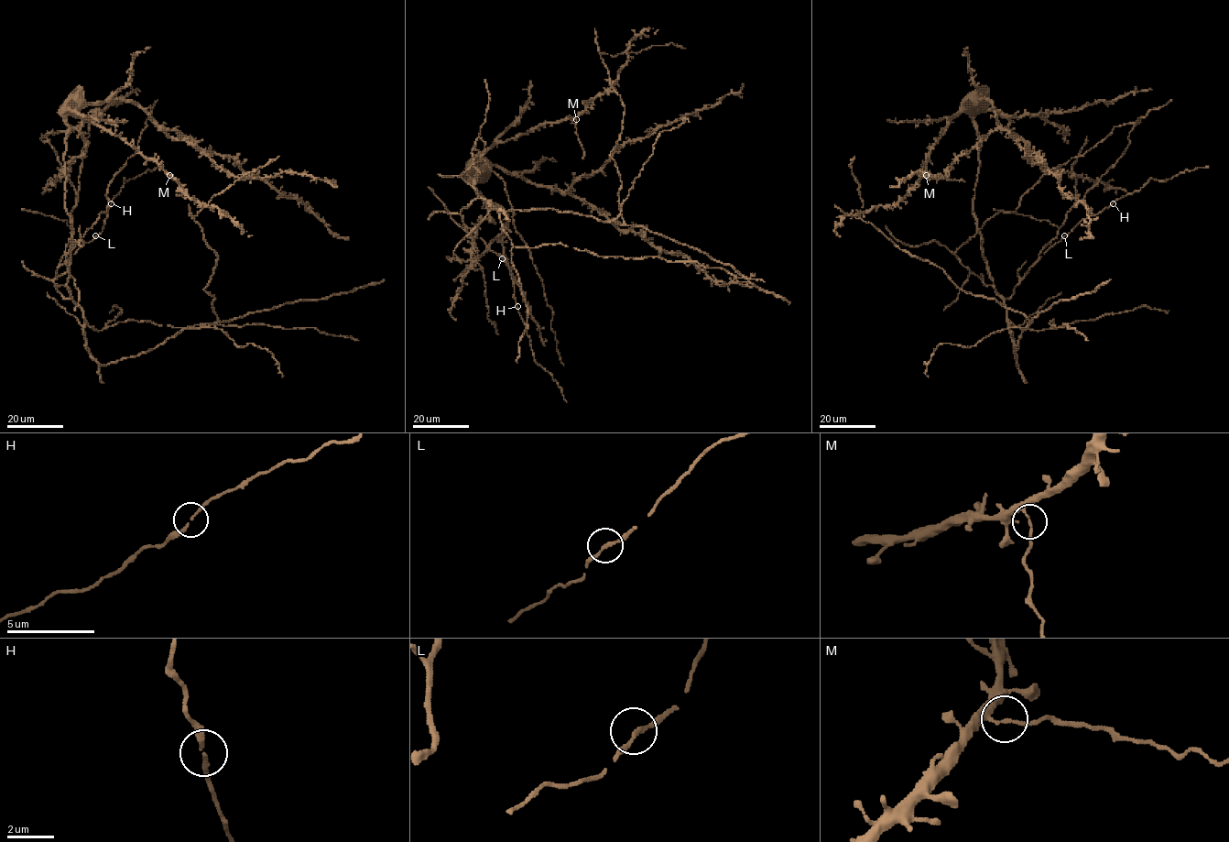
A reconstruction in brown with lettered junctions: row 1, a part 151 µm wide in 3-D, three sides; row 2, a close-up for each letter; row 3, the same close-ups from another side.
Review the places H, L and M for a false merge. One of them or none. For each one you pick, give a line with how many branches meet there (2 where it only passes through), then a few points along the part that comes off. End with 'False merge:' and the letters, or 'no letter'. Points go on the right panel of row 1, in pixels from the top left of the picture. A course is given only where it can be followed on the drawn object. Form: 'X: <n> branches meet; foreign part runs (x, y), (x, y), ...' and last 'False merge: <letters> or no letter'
M: 2 branches meet; foreign part runs (926, 175), (965, 182)
False merge: M

